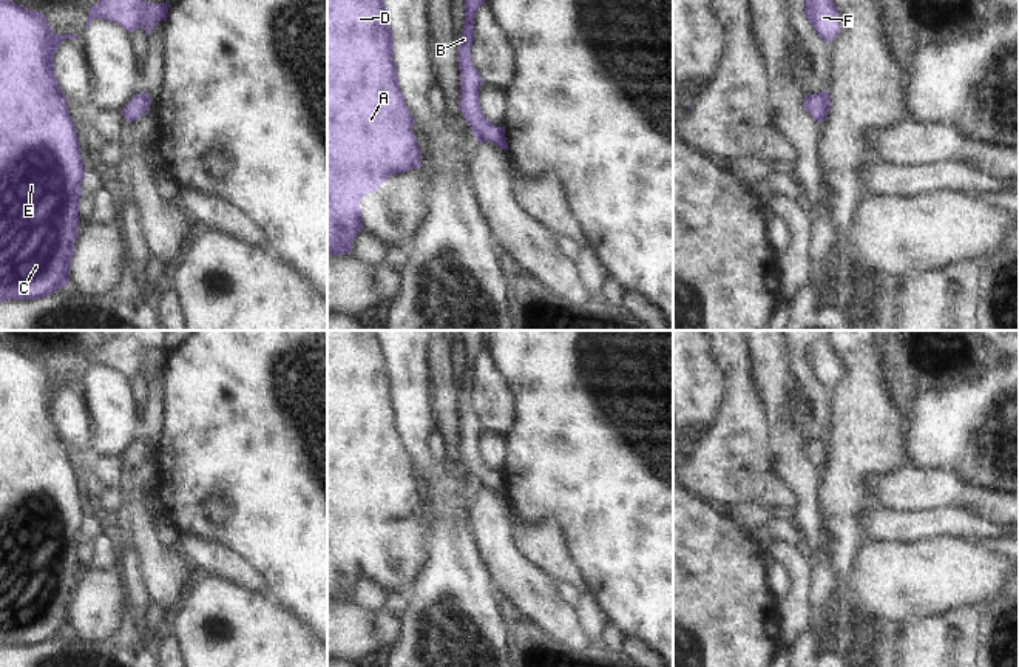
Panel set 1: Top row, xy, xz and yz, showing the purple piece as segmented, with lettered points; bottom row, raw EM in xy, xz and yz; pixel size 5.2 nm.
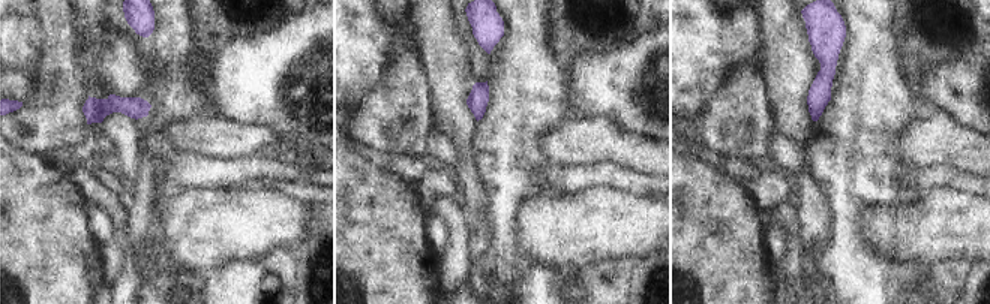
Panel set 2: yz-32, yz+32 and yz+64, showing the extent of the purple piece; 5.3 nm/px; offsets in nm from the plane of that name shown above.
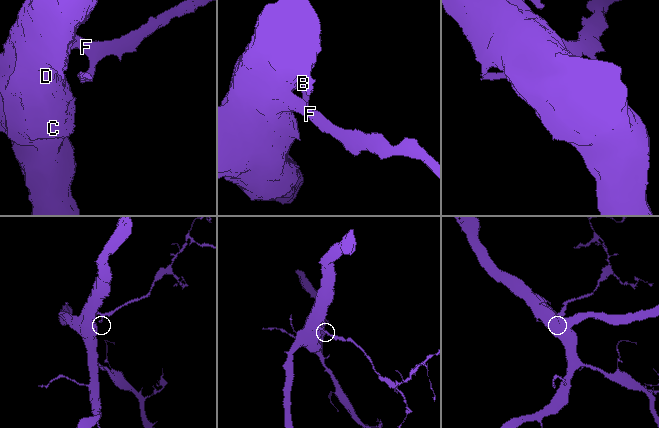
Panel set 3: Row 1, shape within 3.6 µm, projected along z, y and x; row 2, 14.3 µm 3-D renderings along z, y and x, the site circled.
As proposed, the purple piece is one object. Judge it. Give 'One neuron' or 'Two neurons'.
One neuron.

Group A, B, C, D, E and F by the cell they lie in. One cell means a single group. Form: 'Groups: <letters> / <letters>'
Groups: A B C D E F.

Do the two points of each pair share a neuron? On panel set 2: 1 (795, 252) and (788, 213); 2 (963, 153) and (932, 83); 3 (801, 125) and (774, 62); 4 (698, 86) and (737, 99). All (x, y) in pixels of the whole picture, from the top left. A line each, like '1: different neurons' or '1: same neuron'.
1: same neuron
2: different neurons
3: same neuron
4: different neurons

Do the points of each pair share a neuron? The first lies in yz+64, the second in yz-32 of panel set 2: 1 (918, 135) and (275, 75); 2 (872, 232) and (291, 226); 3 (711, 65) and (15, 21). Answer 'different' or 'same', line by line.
1: different
2: same
3: same

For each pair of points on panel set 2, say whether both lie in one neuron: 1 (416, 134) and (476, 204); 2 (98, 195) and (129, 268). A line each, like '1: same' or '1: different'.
1: different
2: different

